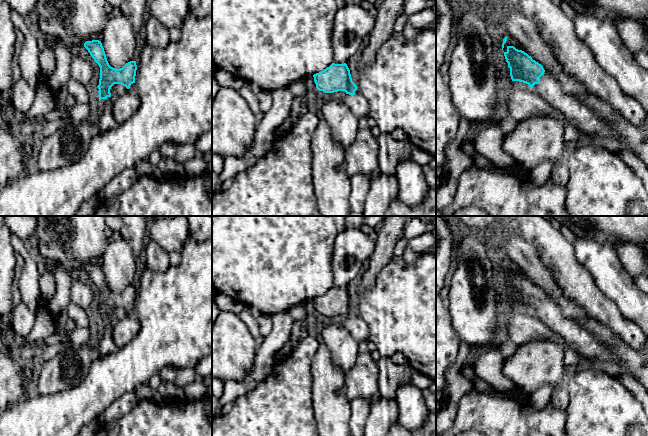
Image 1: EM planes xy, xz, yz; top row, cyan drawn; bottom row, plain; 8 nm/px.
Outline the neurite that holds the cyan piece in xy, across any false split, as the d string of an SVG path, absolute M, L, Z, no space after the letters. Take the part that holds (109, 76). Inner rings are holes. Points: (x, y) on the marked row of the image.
M86 41L84 47L100 67L100 79L97 86L100 99L111 97L110 89L114 84L121 84L127 88L127 91L136 92L136 61L130 61L122 68L115 69L109 65L101 41Z

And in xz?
M332 63L325 70L313 75L316 88L325 93L345 91L343 102L351 109L361 124L369 117L369 104L352 81L350 70L346 63Z

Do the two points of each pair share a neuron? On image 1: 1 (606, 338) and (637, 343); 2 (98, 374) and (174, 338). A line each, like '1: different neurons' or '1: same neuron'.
1: different neurons
2: same neuron

